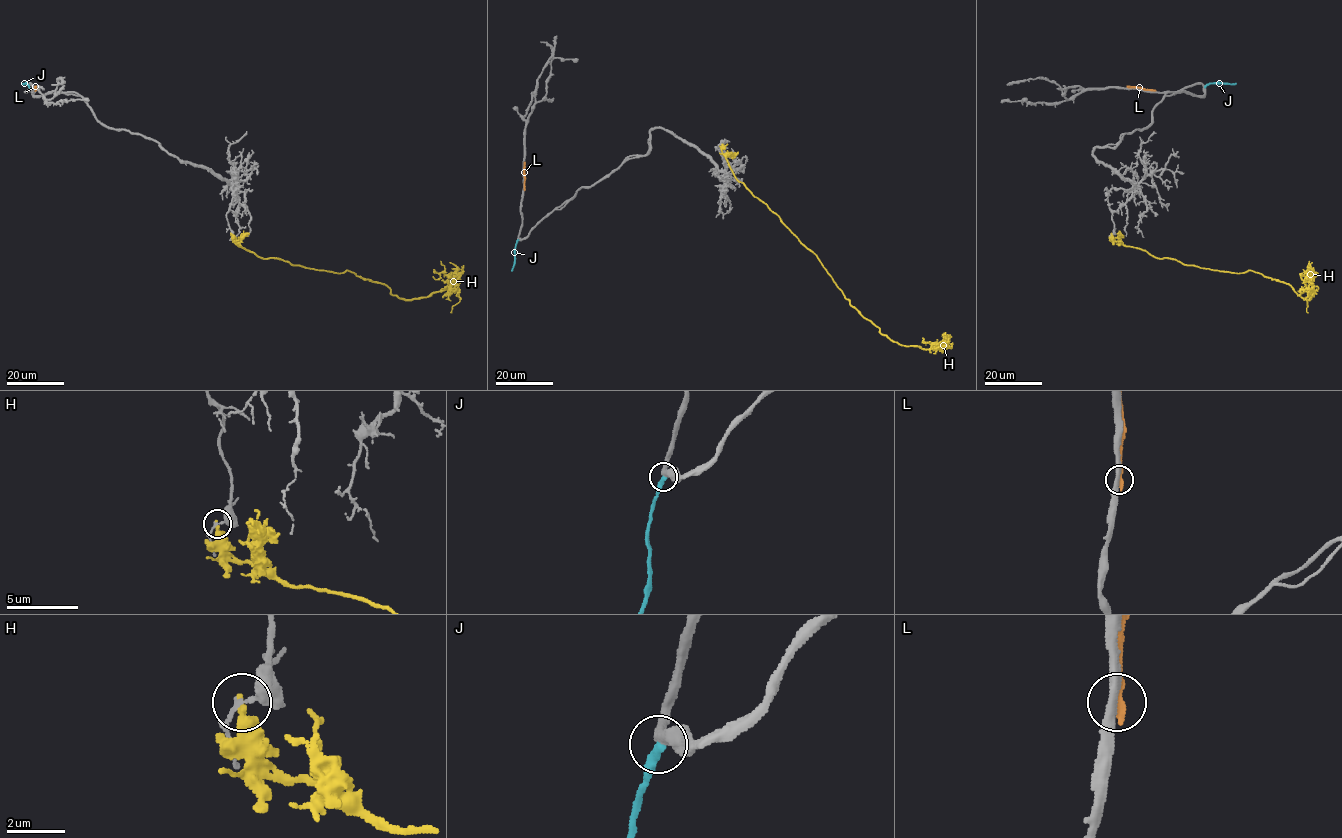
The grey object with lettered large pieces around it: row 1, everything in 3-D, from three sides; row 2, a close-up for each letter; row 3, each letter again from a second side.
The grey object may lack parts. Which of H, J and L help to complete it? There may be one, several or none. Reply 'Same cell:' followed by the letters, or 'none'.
Same cell: J

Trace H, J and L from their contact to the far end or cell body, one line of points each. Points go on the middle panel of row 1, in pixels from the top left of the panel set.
H: (720, 146), (734, 176), (816, 256), (849, 303), (881, 333), (922, 349), (940, 348), (949, 341), (940, 343)
J: (517, 240), (512, 271)
L: (524, 188), (524, 162)

